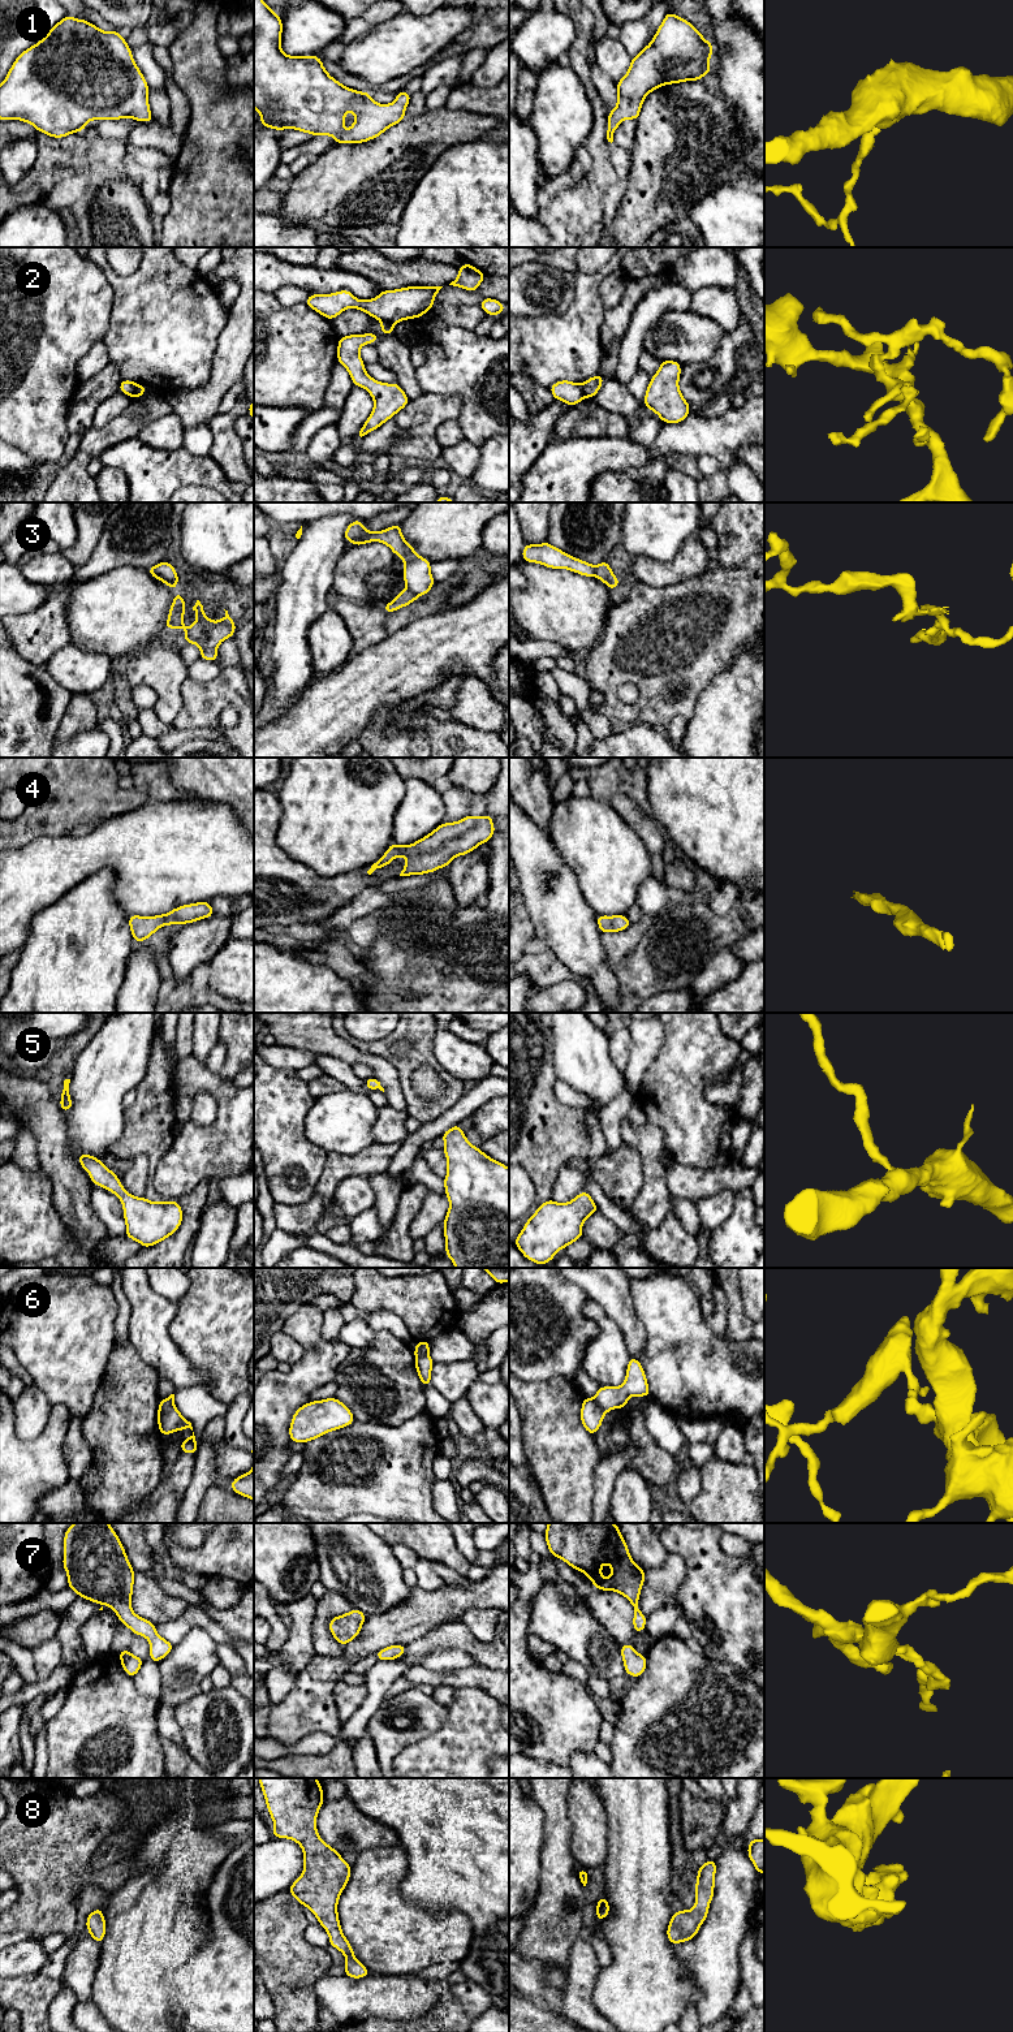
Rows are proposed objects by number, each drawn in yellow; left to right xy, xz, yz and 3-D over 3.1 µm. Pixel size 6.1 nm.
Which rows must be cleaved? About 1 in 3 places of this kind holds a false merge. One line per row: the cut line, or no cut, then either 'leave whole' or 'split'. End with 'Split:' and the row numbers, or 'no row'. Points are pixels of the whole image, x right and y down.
1: cut none; leave whole
2: cut xy (138, 384), (130, 397); split
3: cut xz (406, 587), (418, 595); split
4: cut none; leave whole
5: cut none; leave whole
6: cut yz (593, 1398), (606, 1411); split
7: cut none; leave whole
8: cut none; leave whole
Split: 2, 3, 6

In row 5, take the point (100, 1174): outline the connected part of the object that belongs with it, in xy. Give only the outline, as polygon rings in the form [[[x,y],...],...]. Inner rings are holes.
[[[79,1153],[78,1160],[81,1168],[91,1173],[92,1185],[102,1186],[120,1198],[126,1224],[125,1237],[147,1248],[171,1237],[180,1228],[184,1212],[177,1200],[154,1203],[145,1196],[133,1196],[102,1160],[86,1153]]]

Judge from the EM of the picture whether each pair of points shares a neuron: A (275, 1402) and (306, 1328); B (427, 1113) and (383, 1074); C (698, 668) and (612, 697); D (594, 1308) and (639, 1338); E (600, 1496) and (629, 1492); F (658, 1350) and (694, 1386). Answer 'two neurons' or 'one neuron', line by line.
A: one neuron
B: two neurons
C: one neuron
D: two neurons
E: two neurons
F: one neuron

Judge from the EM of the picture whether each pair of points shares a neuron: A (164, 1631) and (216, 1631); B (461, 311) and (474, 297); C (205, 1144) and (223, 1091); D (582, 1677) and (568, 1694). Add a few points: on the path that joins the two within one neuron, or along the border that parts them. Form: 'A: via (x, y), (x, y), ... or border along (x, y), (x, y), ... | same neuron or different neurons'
A: via (177, 1629), (185, 1622), (203, 1622) | same neuron
B: border along (478, 303), (443, 303), (438, 307) | different neurons
C: via (218, 1131), (225, 1124), (225, 1104) | same neuron
D: border along (561, 1670), (585, 1686) | different neurons

